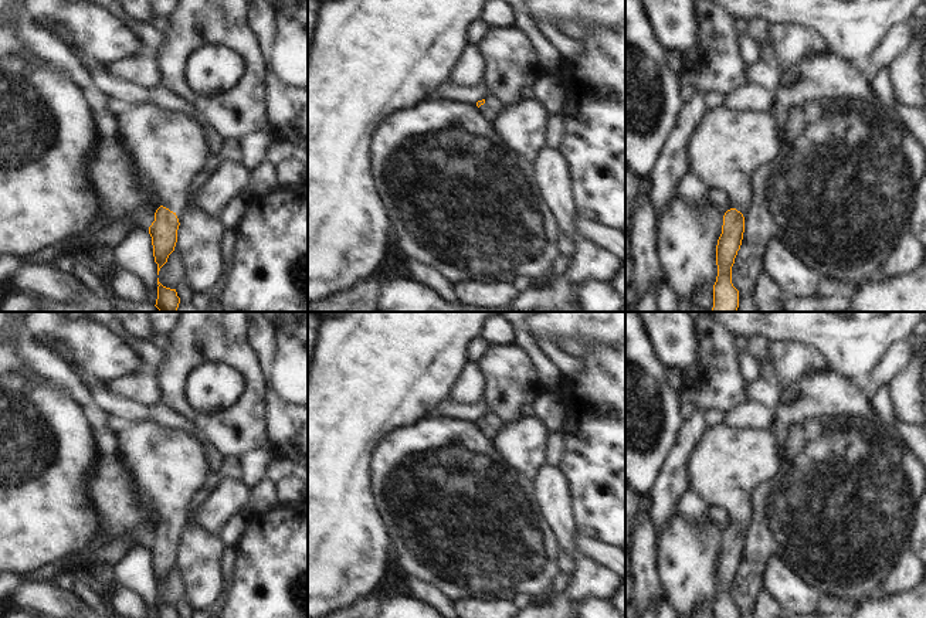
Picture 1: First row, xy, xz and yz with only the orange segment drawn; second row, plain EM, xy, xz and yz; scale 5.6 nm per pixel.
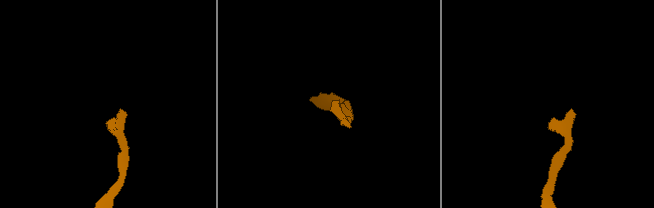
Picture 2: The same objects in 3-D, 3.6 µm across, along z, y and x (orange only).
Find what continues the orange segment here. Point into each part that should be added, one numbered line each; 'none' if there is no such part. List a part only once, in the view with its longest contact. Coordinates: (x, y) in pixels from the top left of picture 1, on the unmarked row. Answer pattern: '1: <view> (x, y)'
1: xy (168, 467).

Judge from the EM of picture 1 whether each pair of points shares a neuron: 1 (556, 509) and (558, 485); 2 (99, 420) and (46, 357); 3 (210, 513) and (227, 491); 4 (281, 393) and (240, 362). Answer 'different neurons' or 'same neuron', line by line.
1: same neuron
2: same neuron
3: same neuron
4: different neurons

